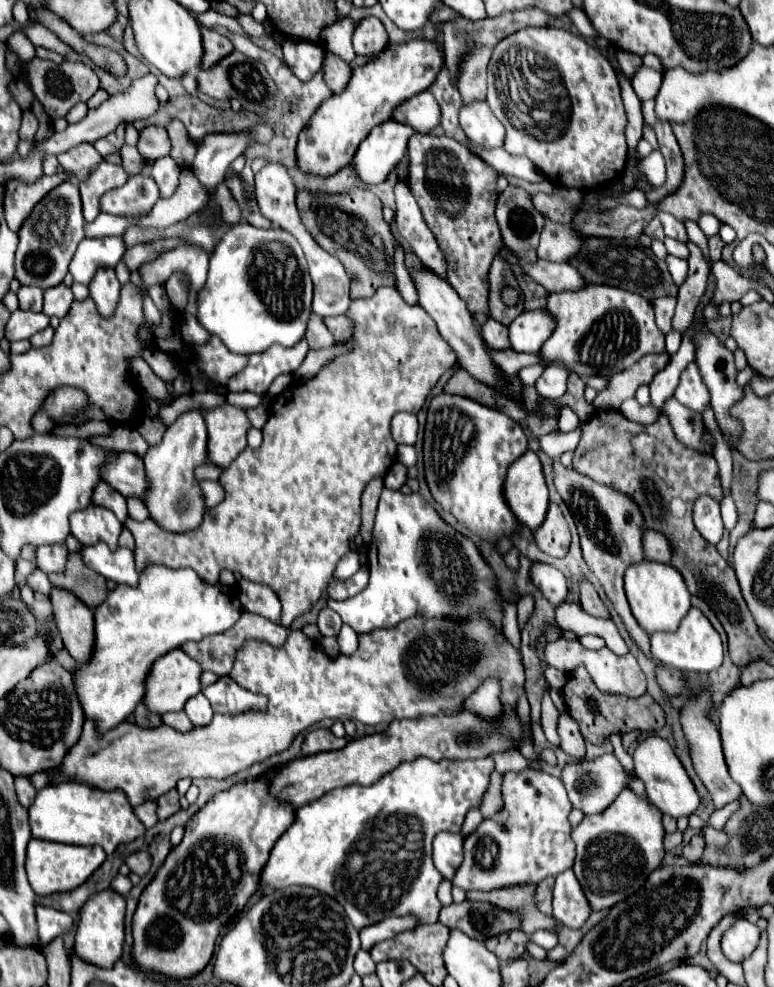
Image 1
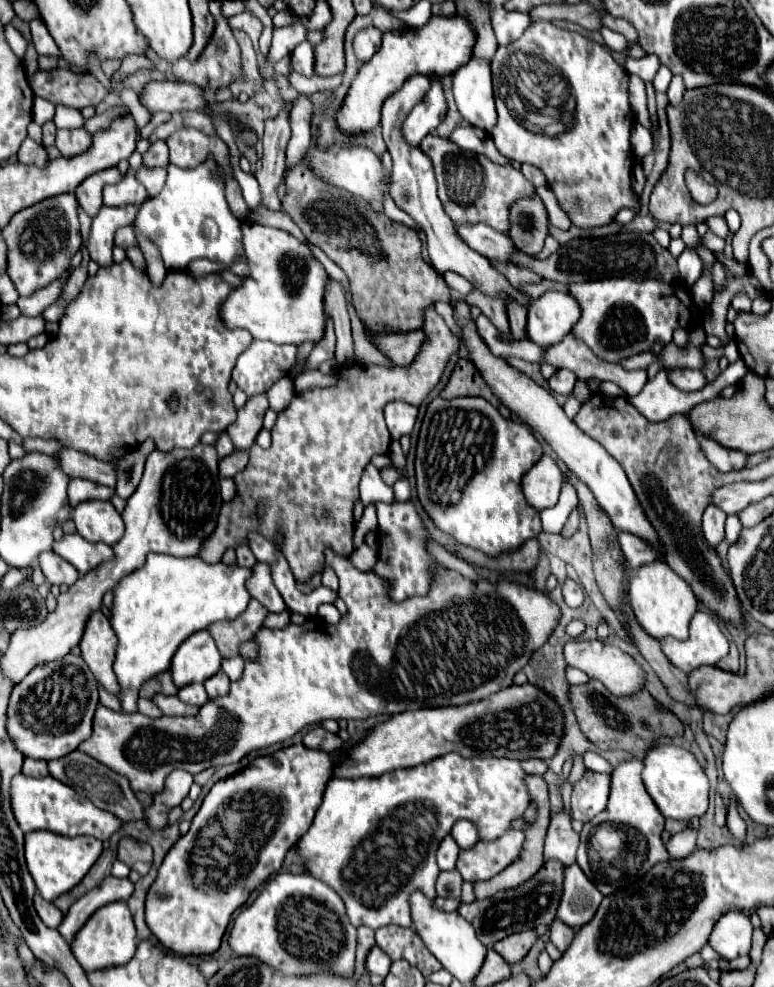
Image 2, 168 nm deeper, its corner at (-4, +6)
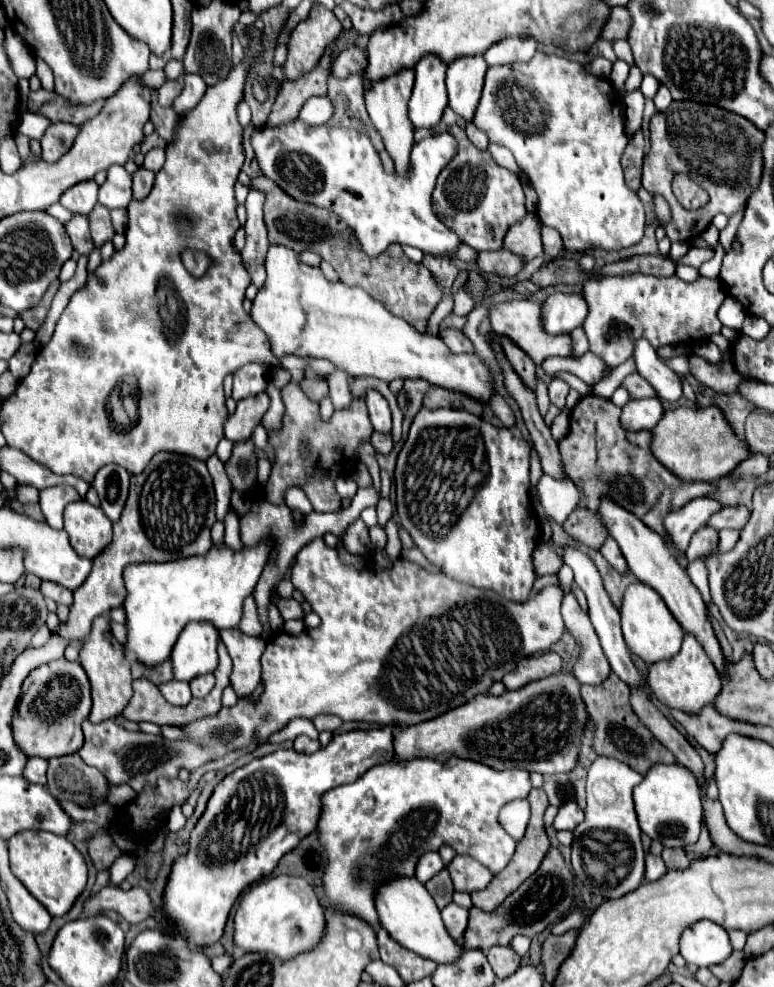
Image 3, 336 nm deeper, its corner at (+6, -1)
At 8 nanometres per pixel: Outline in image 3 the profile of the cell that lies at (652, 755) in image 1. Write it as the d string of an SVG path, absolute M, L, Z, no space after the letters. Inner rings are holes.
M656 764L634 788L634 804L640 830L652 840L660 840L666 848L688 848L698 842L702 828L700 788L694 776L680 764Z

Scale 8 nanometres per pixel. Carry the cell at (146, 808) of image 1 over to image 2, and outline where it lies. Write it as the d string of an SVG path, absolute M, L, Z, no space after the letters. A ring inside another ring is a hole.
M72 751L72 753L68 753L68 757L48 761L48 771L58 781L62 781L62 783L74 787L78 793L86 795L96 807L118 815L122 821L140 821L146 815L146 807L142 805L142 801L132 791L122 789L122 777L118 773L100 765L96 759L92 759L80 751Z

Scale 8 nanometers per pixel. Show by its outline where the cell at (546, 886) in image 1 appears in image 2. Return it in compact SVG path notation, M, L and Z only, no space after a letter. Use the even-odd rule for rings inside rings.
M548 861L532 879L528 879L520 887L496 893L494 897L488 897L488 899L460 903L458 913L468 923L472 923L472 927L480 935L480 941L488 947L492 947L496 941L500 941L512 933L532 929L538 923L550 925L550 921L556 917L556 909L558 909L560 895L562 895L562 871L564 871L564 865L560 861Z

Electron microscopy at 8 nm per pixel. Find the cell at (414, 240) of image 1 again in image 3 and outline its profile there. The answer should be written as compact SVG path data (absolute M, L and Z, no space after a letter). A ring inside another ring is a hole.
M458 290L458 292L456 292L456 298L454 298L454 310L452 310L452 312L454 312L456 316L468 316L468 314L472 312L472 308L474 308L472 298L466 296L464 290Z

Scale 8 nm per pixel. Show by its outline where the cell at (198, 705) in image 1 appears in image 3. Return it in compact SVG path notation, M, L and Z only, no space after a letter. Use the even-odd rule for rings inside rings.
M170 680L170 682L166 682L166 684L158 686L158 688L160 688L162 696L166 698L166 702L170 702L170 704L174 704L174 706L186 706L186 704L190 702L190 698L192 698L188 682Z

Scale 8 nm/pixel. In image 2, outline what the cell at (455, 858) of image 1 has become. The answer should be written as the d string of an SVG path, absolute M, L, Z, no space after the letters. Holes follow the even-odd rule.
M452 835L444 837L444 841L438 847L438 867L440 869L446 869L446 871L448 869L454 869L456 859L458 859L458 853L460 853L460 847L456 845L454 837Z

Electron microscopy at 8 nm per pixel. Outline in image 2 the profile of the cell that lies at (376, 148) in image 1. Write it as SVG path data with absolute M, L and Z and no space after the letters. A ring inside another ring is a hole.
M432 77L432 89L424 97L424 101L410 111L408 119L402 125L404 141L408 145L418 147L420 141L440 125L444 115L446 115L446 99L438 83L438 77Z

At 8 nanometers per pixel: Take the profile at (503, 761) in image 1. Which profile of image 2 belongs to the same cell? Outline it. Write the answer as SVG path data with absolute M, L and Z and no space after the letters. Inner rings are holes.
M540 759L520 761L520 765L522 765L522 769L524 769L528 775L544 775L546 769L548 769L548 765L546 765L544 761L540 761Z

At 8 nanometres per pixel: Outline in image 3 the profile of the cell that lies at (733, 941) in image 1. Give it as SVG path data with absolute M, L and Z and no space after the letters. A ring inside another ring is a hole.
M698 920L698 924L686 928L680 940L680 954L684 960L698 968L724 962L732 952L726 930L710 920Z

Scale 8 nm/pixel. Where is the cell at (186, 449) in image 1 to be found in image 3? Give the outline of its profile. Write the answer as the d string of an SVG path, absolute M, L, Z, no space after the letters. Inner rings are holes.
M174 452L156 454L142 474L130 478L130 496L120 522L114 524L114 540L92 560L90 576L74 590L70 618L58 634L70 642L80 642L88 636L96 616L120 608L126 600L122 572L128 564L168 562L208 552L214 522L214 486L206 464Z

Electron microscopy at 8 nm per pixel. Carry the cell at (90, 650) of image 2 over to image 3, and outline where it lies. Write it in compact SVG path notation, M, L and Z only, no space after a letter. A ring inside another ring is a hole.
M102 614L94 620L92 632L88 634L80 650L80 664L86 668L86 674L92 684L94 704L92 704L92 712L88 720L96 724L96 722L120 716L132 698L132 676L130 676L130 662L126 660L126 654L124 654L124 646L112 636L108 614Z

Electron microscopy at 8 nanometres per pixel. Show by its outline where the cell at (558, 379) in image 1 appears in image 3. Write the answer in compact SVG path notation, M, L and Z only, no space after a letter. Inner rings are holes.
M554 378L554 380L550 382L550 386L548 386L548 396L550 396L550 402L562 410L562 408L564 408L564 404L566 404L568 390L570 390L570 388L568 388L568 384L566 384L564 380Z

